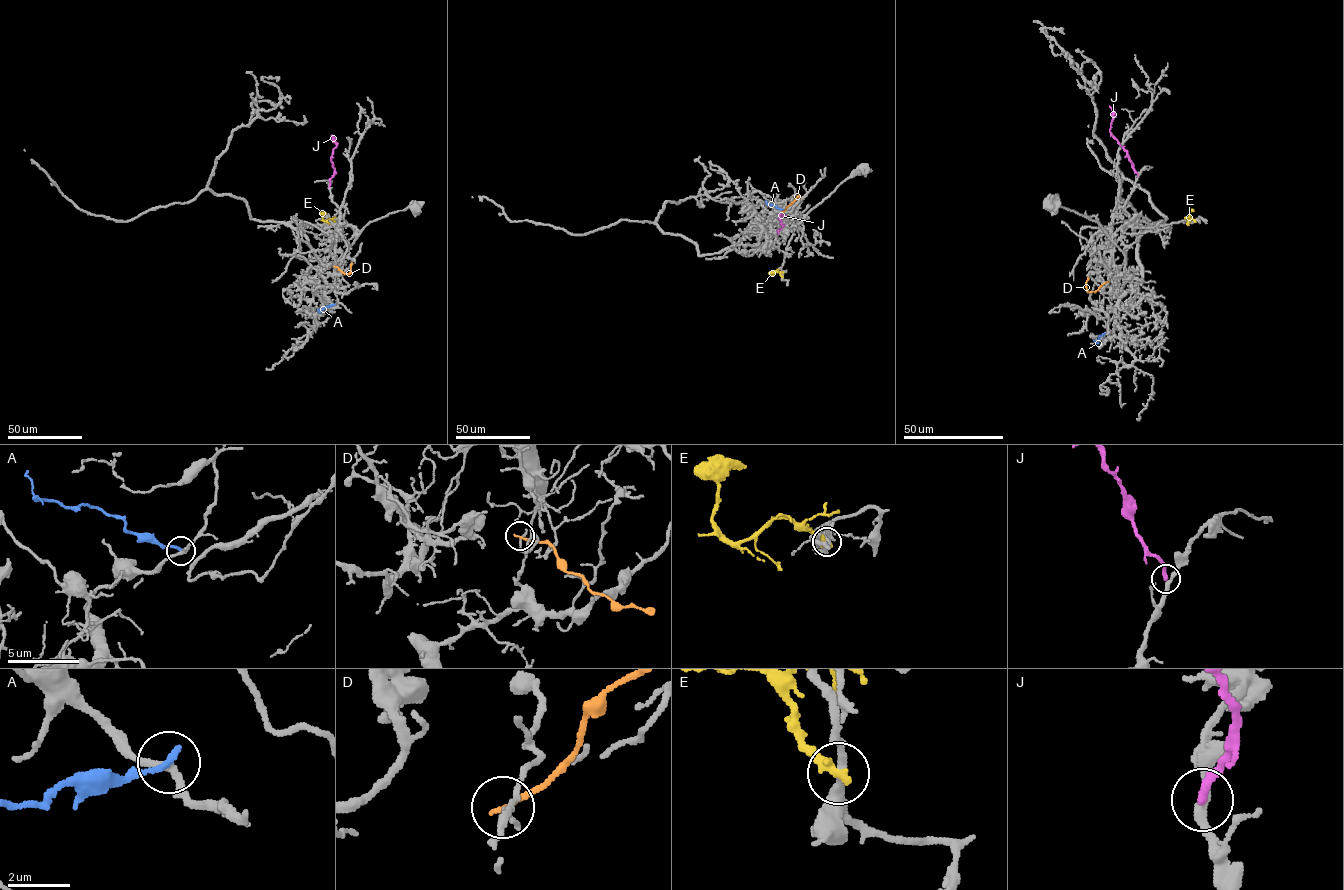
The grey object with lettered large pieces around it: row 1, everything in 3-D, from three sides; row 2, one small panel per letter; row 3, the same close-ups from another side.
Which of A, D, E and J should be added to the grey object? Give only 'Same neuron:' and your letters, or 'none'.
Same neuron: J

